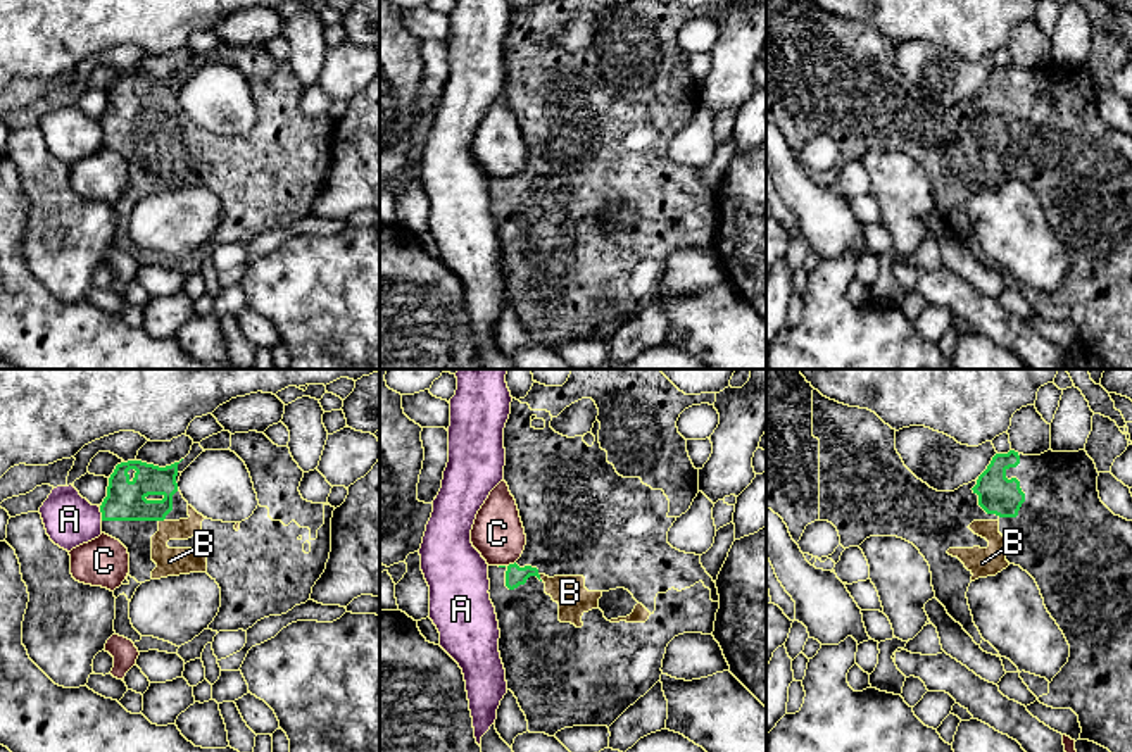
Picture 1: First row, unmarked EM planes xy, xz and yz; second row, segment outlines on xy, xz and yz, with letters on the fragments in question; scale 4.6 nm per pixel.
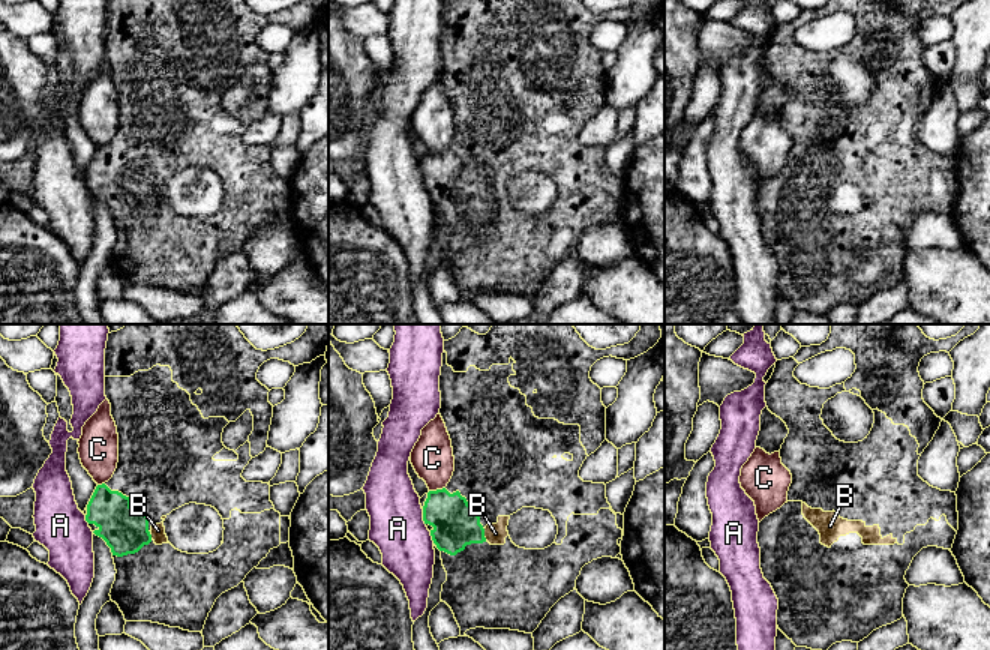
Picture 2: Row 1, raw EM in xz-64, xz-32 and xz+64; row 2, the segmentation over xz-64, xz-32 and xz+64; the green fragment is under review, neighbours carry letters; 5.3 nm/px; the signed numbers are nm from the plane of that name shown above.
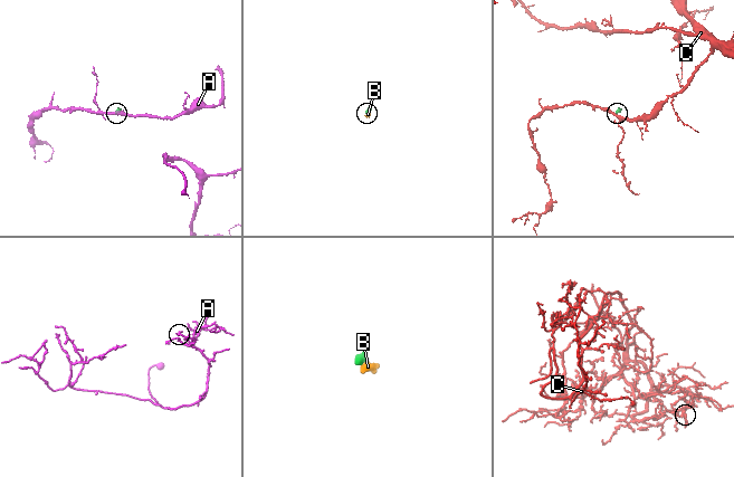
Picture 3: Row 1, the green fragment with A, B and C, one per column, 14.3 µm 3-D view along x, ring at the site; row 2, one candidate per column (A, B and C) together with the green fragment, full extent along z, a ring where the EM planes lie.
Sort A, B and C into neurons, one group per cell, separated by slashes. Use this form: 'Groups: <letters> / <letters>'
Groups: A / B / C

